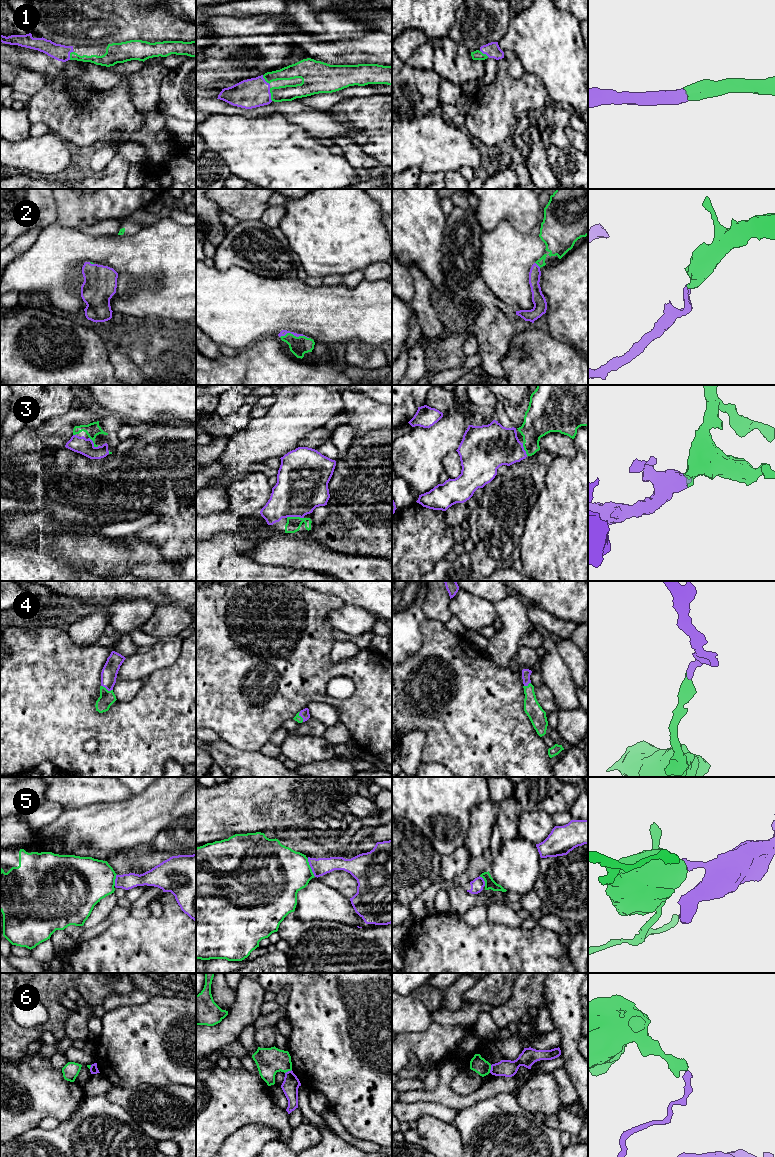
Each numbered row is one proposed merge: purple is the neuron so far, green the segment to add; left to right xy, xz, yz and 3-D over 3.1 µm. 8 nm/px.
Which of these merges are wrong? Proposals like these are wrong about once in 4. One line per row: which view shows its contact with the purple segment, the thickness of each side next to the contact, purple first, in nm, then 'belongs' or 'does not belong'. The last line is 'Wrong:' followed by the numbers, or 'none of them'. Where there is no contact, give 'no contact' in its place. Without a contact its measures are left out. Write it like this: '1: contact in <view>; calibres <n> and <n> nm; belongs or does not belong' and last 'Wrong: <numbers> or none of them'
1: contact in xz; calibres 240 and 130 nm; belongs
2: contact in xz; calibres 50 and 150 nm; belongs
3: contact in xz; calibres 400 and 120 nm; belongs
4: contact in xy; calibres 130 and 120 nm; belongs
5: contact in xz; calibres 140 and 420 nm; does not belong
6: contact in yz; calibres 140 and 130 nm; does not belong
Wrong: 5, 6

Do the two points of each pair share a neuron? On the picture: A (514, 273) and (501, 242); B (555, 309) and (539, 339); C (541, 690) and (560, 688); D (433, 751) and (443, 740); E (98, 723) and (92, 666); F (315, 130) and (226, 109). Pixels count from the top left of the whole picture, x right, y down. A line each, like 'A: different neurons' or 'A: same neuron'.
A: same neuron
B: different neurons
C: different neurons
D: same neuron
E: same neuron
F: same neuron

